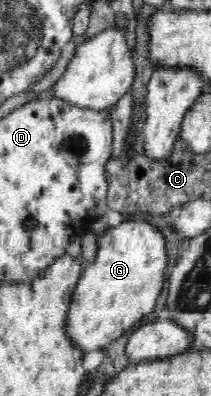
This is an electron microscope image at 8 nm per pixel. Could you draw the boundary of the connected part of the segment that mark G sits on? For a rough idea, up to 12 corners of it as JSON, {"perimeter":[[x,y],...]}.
{"perimeter":[[149,220],[99,238],[67,331],[85,354],[155,310],[166,237]]}

